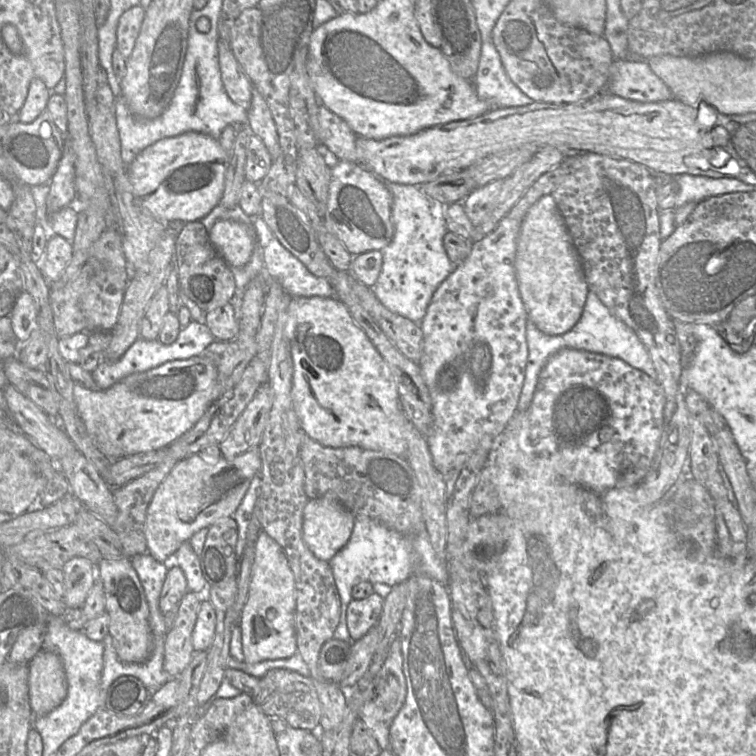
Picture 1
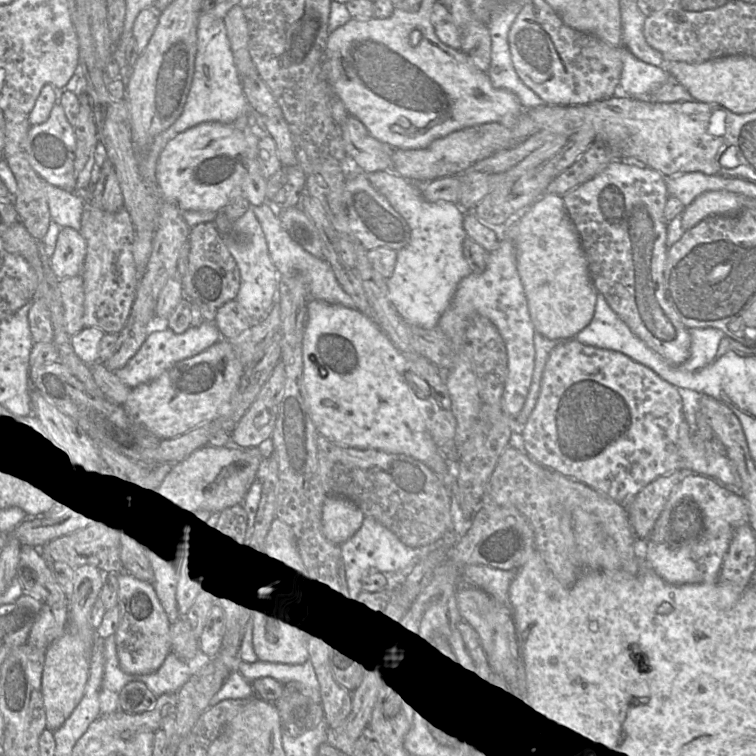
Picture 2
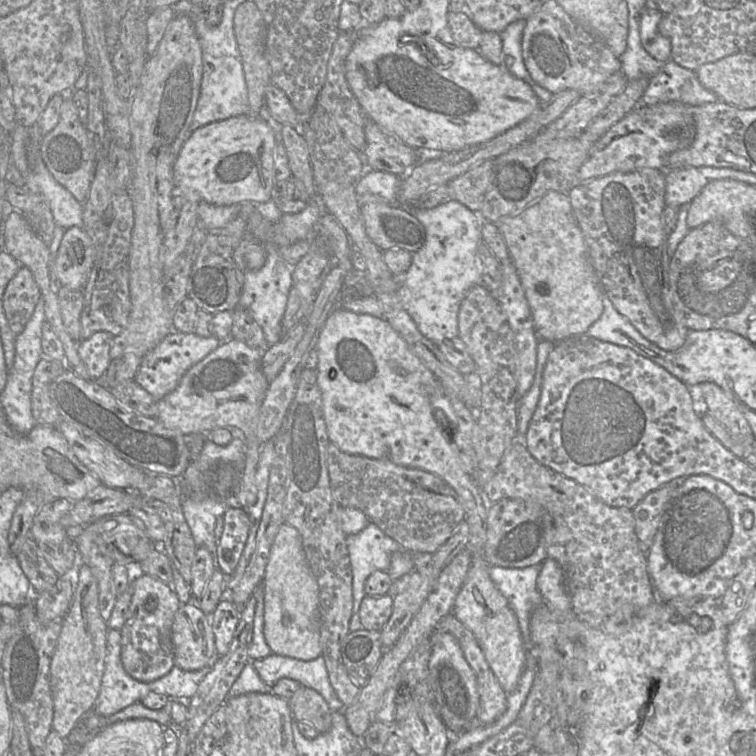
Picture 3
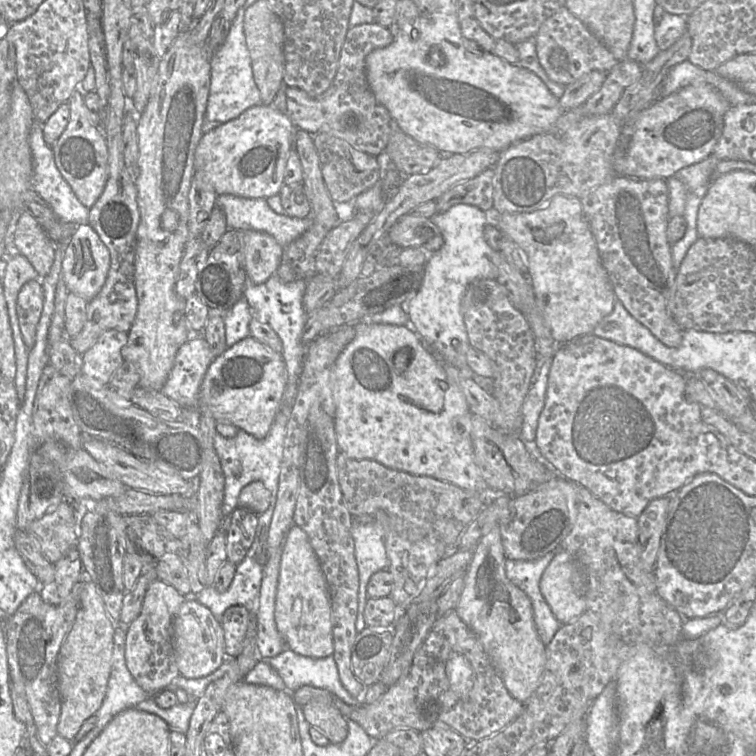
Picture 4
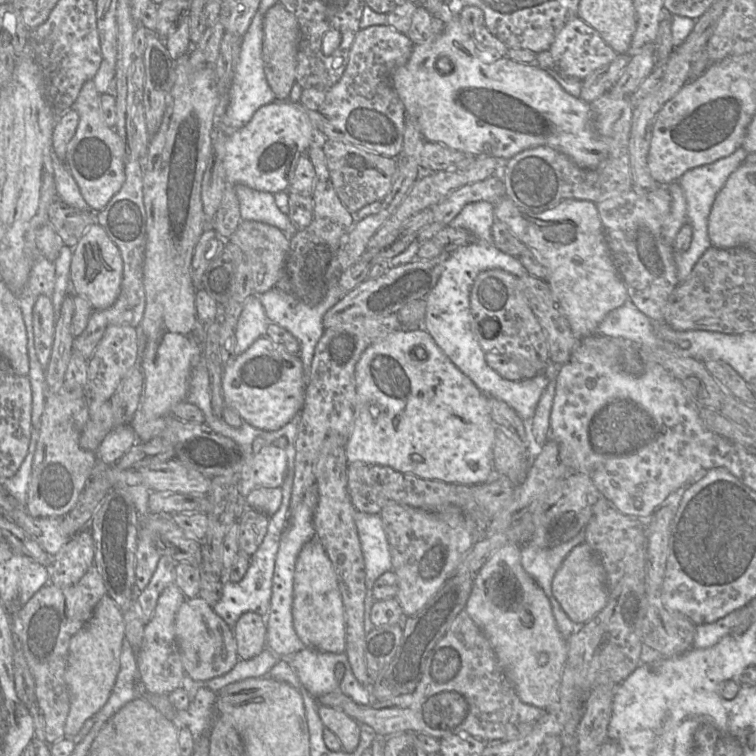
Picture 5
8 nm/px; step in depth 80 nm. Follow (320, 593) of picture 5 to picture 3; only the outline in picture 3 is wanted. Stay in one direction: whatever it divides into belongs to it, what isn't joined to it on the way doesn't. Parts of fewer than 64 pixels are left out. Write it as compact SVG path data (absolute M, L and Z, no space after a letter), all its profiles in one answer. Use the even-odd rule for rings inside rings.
M282 524L270 549L262 580L264 587L264 637L272 654L309 661L322 655L320 644L319 586L306 560L300 533L291 525Z

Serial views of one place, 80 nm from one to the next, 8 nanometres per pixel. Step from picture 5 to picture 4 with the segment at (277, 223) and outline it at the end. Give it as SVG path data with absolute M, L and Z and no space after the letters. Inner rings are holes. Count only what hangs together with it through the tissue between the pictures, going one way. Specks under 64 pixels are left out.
M220 195L215 207L225 213L229 228L265 232L273 236L283 248L304 234L313 224L311 214L306 218L295 218L275 213L266 198Z

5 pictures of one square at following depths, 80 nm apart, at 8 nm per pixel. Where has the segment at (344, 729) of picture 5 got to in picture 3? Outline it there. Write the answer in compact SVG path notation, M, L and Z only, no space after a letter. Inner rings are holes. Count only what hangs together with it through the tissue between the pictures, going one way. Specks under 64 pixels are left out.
M301 687L288 702L294 719L312 724L320 733L330 730L333 711L320 693Z

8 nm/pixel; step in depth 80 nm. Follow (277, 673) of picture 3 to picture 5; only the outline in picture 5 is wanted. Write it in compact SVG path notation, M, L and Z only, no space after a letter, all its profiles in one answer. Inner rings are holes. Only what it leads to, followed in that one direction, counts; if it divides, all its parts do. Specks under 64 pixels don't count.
M305 648L287 657L280 657L293 668L301 684L314 696L339 692L355 703L369 705L373 702L371 688L359 682L353 674L345 652L331 653L315 648Z

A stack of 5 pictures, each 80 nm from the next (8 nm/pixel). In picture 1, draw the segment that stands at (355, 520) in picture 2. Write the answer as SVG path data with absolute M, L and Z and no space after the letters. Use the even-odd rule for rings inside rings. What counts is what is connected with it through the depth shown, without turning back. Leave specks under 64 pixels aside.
M333 495L309 499L303 513L303 540L320 560L329 562L349 541L355 517Z

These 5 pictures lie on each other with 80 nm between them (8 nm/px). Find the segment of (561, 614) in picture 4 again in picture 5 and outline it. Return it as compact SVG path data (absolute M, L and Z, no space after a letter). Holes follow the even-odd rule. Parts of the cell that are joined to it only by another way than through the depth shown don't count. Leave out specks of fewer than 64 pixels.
M582 543L574 547L562 562L552 581L552 593L567 616L583 625L597 615L606 605L609 593L605 568L592 548Z

